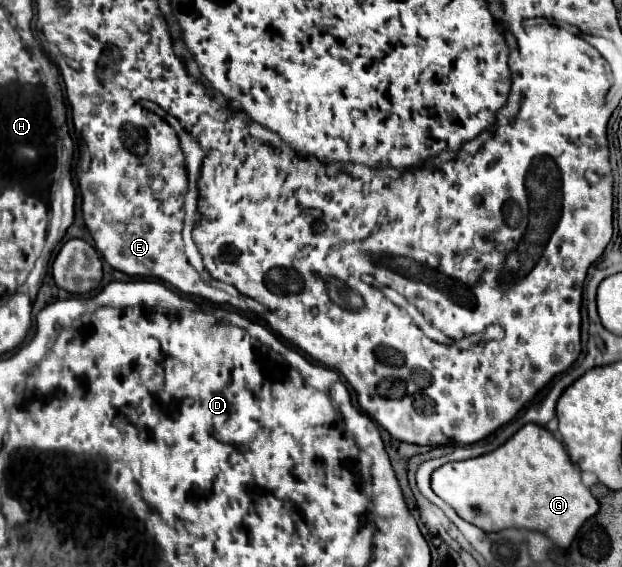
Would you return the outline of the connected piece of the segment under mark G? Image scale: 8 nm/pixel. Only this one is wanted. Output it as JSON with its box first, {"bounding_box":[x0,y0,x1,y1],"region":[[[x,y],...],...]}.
{"bounding_box":[431,424,599,548],"region":[[[525,424],[505,444],[501,444],[497,450],[493,450],[489,454],[461,460],[461,462],[443,464],[441,468],[437,468],[433,472],[431,488],[463,520],[479,526],[483,532],[499,532],[505,528],[537,530],[537,532],[543,532],[545,536],[549,536],[561,548],[567,548],[573,542],[577,530],[583,526],[583,522],[599,510],[595,496],[581,482],[581,472],[569,460],[563,444],[549,430],[545,430],[539,424]]]}

